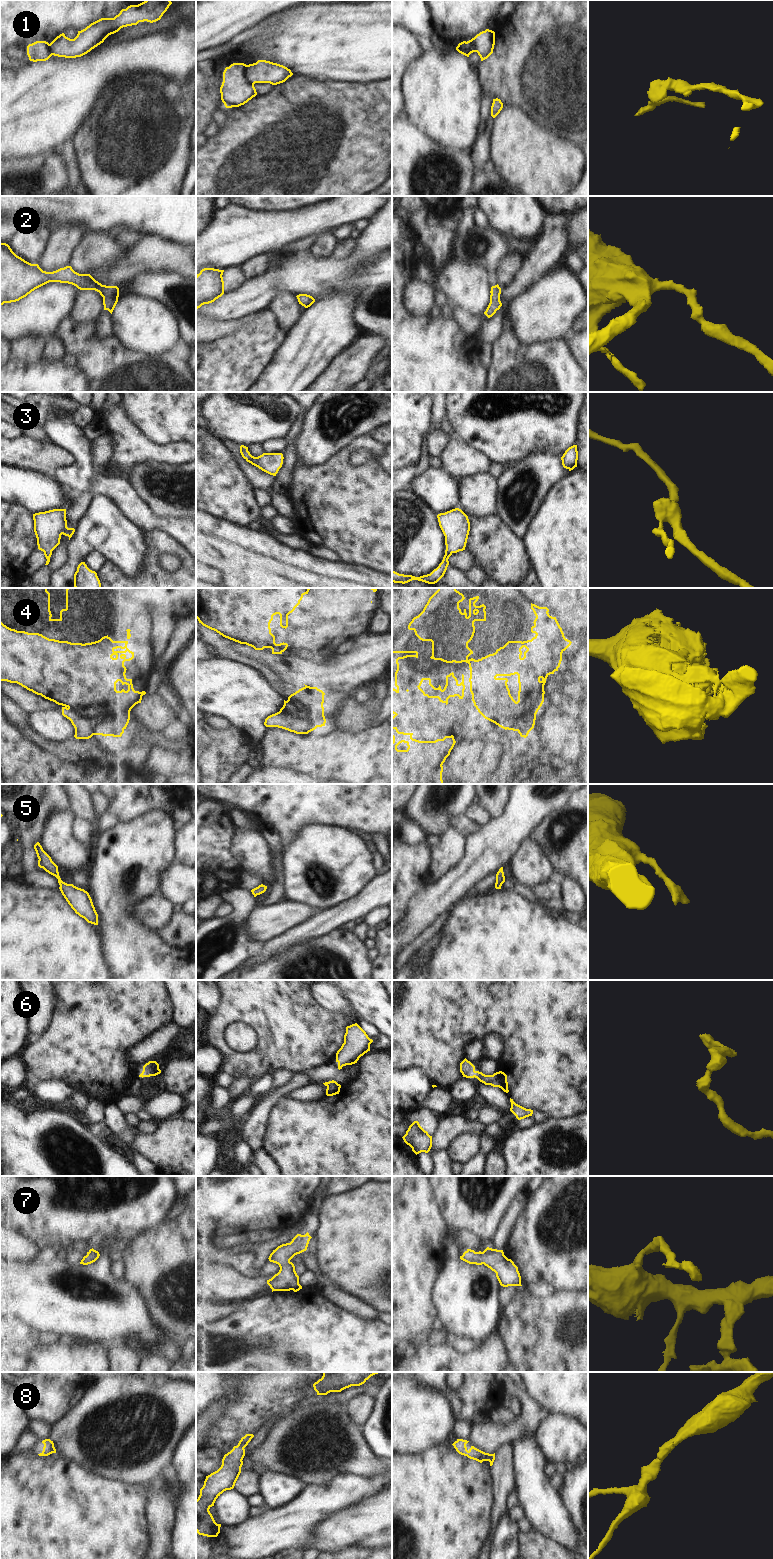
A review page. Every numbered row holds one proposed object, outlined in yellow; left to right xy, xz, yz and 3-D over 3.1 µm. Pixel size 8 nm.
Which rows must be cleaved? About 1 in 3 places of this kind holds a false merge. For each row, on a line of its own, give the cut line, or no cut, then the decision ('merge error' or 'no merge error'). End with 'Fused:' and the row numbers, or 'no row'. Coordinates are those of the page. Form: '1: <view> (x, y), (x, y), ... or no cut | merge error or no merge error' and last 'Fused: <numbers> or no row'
1: xz (247, 65), (247, 78), (253, 84) | merge error
2: no cut | no merge error
3: no cut | no merge error
4: xy (68, 707), (85, 717), (110, 717), (116, 720), (123, 729) | merge error
5: no cut | no merge error
6: no cut | no merge error
7: no cut | no merge error
8: no cut | no merge error
Fused: 1, 4

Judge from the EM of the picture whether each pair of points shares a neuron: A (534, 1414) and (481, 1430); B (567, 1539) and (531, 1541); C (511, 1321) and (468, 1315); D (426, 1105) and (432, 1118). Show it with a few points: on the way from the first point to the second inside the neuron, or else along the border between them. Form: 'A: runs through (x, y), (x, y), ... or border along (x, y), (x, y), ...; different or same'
A: runs through (521, 1426), (513, 1430), (494, 1430); same
B: border along (532, 1527), (564, 1548); different
C: border along (502, 1309), (497, 1330); different
D: border along (419, 1111), (423, 1113), (433, 1111), (439, 1117); different

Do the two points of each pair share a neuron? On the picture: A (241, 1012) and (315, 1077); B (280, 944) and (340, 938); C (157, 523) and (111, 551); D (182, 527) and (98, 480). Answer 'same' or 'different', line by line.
A: different
B: different
C: different
D: same

